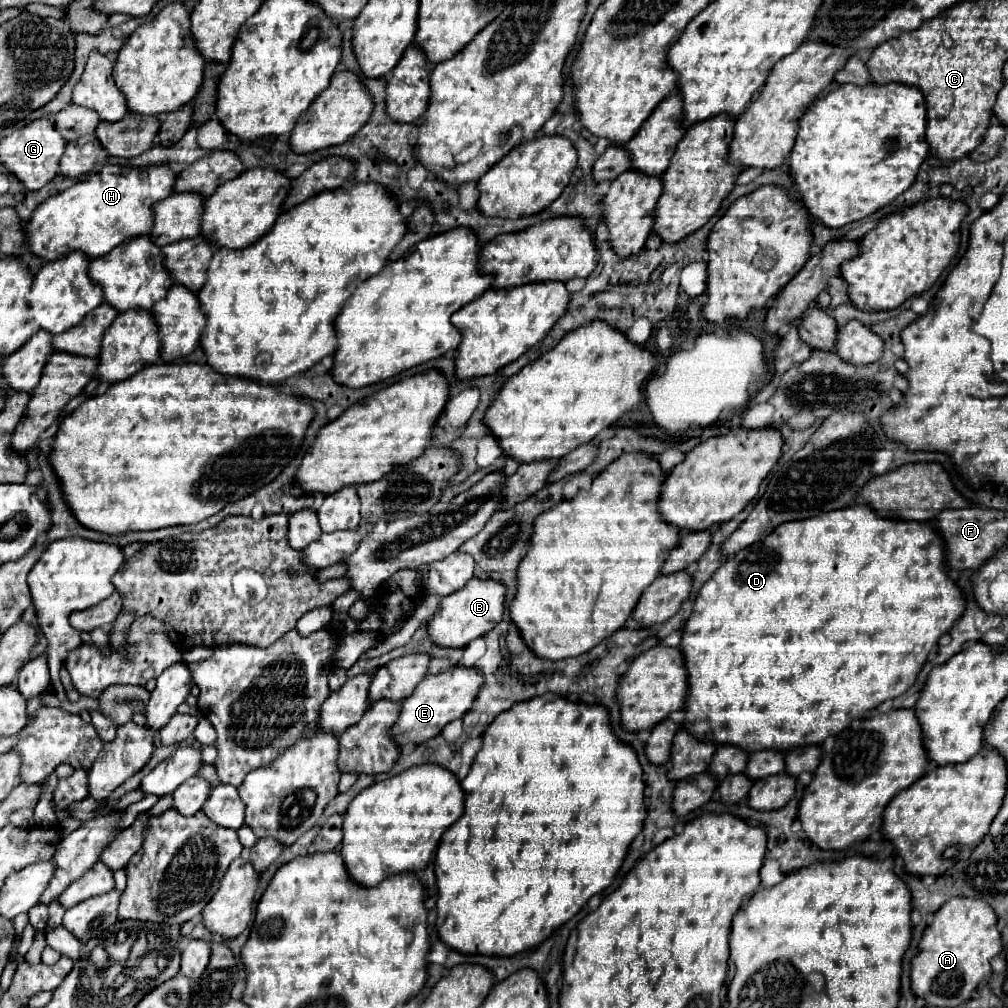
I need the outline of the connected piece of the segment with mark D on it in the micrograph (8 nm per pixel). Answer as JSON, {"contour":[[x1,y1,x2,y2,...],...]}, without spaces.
{"contour":[[854,505,818,515,814,519,782,523,764,541,754,543,740,553,728,557,704,583,694,599,692,613,686,617,680,629,682,641,678,645,688,671,688,695,684,705,686,717,682,725,698,741,734,745,742,747,746,753,756,753,758,749,786,753,804,745,822,745,826,737,840,733,866,711,872,711,880,703,902,695,916,681,918,671,928,659,928,653,936,647,938,639,950,631,950,627,958,621,958,617,962,617,962,613,962,593,956,583,950,581,946,575,944,543,930,523,882,519,880,515,870,511,868,505]]}

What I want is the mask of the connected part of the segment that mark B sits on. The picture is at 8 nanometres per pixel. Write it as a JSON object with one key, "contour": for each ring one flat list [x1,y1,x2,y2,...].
{"contour":[[478,577,470,579,460,591,442,597,438,611,430,617,426,629,430,635,432,645,436,647,464,647,472,639,486,635,492,627,498,625,498,619,502,619,504,613,504,587,502,583,494,583,494,579,480,581]]}

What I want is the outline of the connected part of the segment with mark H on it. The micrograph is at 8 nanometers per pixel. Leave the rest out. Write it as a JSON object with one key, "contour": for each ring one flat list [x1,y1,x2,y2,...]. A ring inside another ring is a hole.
{"contour":[[104,165,98,173,54,197,48,197,32,211,24,229,26,245,32,255,44,261,56,261,72,251,80,251,88,259,102,257,116,245,150,233,154,219,150,207,174,193,174,179,176,175,168,165,142,171]]}

